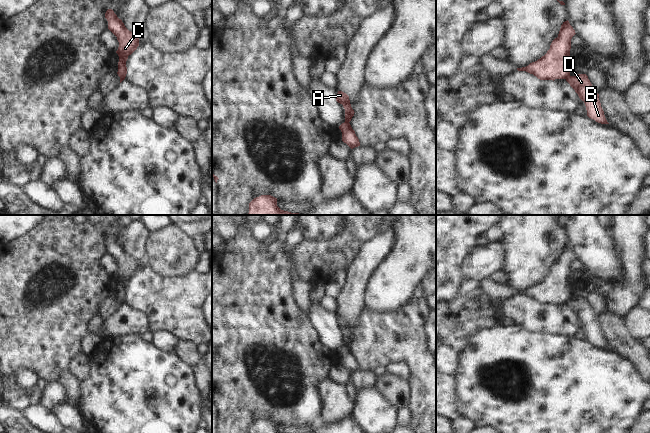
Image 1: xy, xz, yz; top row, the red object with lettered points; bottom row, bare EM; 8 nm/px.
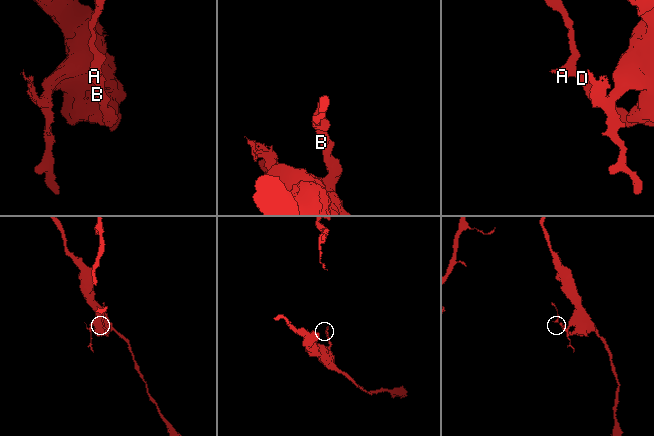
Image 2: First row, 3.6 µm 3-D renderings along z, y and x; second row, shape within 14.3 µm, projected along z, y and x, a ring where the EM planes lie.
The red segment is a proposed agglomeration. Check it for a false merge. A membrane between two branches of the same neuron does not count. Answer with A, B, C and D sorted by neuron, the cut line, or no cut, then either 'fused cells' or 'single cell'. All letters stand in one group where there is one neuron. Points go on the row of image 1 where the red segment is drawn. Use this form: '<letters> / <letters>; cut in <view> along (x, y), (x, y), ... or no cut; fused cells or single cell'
A C / B D; cut in yz along (569, 75), (565, 78); fused cells

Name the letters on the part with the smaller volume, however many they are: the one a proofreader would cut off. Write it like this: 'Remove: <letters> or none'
Remove: A, C

